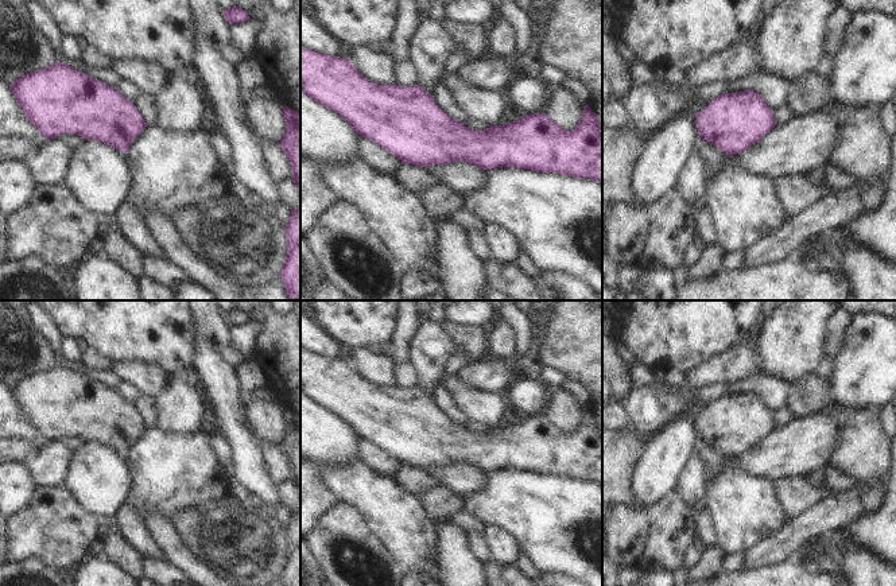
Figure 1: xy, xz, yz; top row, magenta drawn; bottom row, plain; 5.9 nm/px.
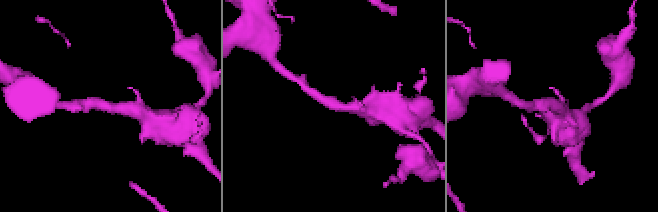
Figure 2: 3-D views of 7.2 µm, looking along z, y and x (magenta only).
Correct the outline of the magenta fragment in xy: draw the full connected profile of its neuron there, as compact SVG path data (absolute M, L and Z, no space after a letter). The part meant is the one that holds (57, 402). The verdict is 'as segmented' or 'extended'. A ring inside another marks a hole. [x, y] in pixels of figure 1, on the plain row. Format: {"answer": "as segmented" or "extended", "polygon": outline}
{"answer": "as segmented", "polygon": "M65 364L27 375L9 391L46 441L77 435L127 454L147 428L132 403Z"}

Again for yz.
{"answer": "as segmented", "polygon": "M753 392L724 395L695 415L699 441L707 442L725 457L746 453L775 427L773 412Z"}

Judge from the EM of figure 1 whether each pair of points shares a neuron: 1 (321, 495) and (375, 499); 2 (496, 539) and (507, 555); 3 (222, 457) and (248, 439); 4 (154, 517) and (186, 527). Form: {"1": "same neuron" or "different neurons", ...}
{"1": "different neurons", "2": "same neuron", "3": "different neurons", "4": "different neurons"}

